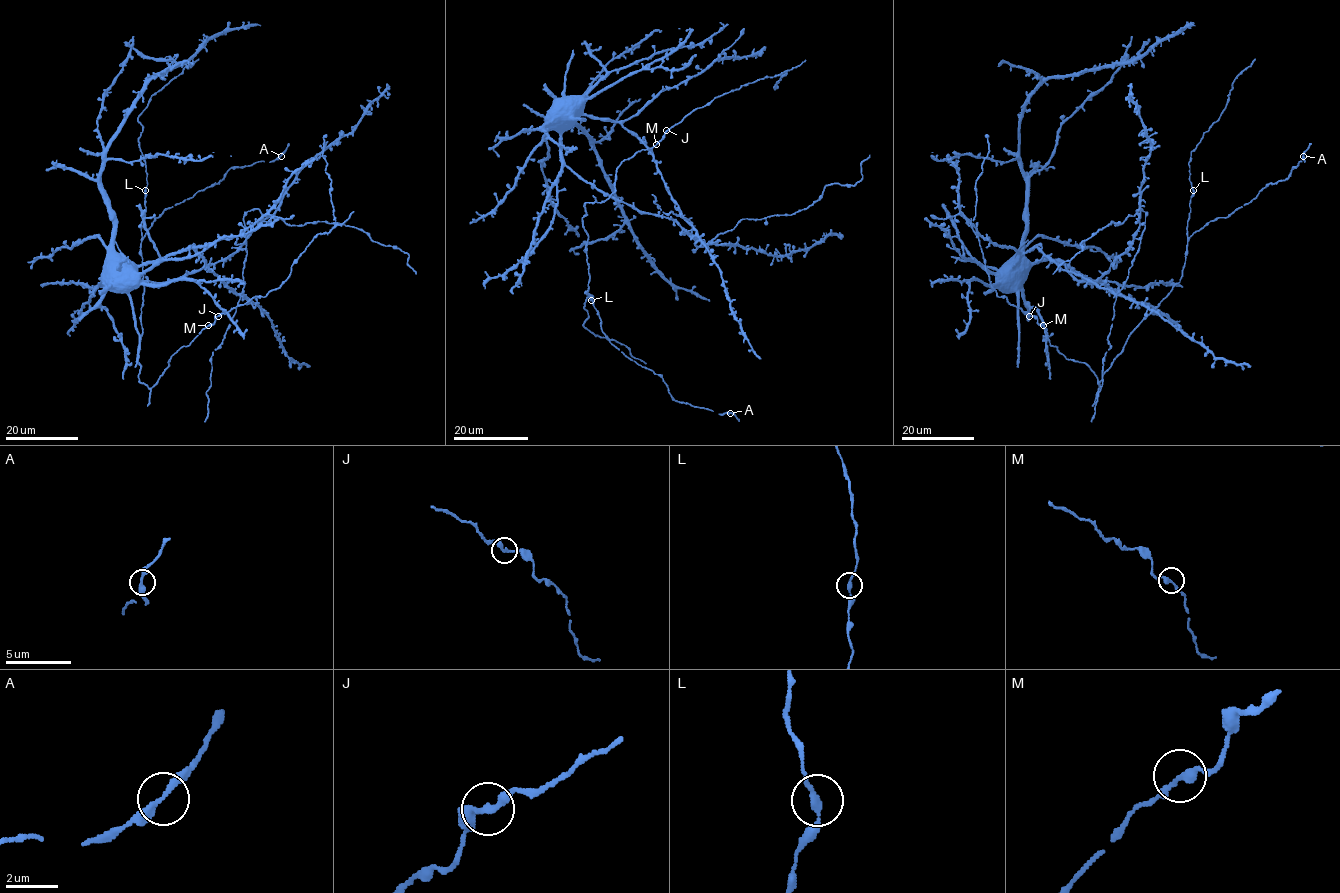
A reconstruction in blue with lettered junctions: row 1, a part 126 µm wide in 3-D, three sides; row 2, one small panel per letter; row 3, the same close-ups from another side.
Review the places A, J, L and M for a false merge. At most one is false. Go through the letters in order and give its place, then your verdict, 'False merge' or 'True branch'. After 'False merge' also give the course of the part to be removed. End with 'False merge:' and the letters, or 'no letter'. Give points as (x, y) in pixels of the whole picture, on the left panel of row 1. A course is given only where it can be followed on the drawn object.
A: Place: (281, 156). True branch
J: Place: (218, 316). True branch
L: Place: (145, 190). True branch
M: Place: (208, 325). True branch
False merge: no letter

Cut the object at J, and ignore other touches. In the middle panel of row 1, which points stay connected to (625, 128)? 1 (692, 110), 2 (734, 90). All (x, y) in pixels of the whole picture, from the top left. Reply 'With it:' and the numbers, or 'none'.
With it: none

